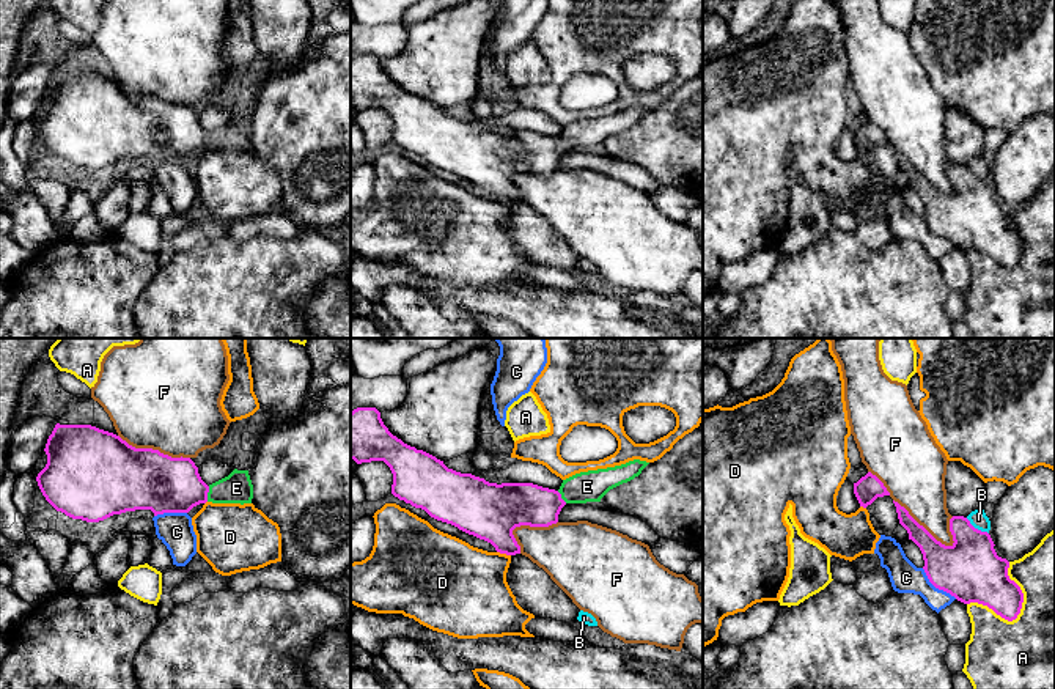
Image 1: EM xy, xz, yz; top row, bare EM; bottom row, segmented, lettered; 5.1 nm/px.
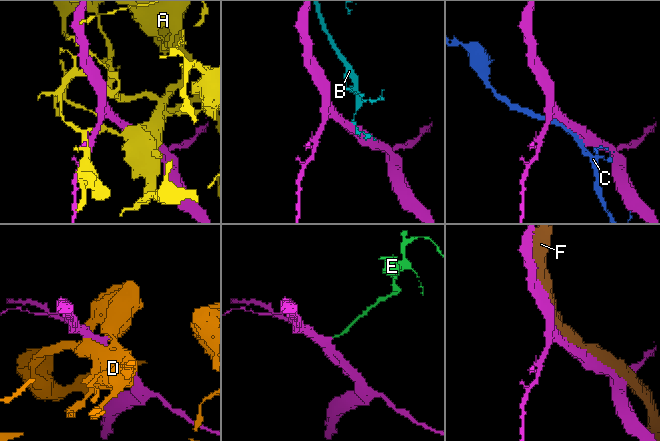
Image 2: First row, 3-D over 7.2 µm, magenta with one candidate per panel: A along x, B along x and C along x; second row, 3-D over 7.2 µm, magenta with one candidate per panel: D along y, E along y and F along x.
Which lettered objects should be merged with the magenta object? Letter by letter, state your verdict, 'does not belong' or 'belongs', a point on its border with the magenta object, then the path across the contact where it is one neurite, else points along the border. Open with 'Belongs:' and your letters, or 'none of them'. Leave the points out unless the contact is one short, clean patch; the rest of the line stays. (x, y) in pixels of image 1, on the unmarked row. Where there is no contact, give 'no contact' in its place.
Belongs: E
A: does not belong; contact yz (1019, 260)
B: does not belong; contact yz (977, 176); border yz (966, 165), (988, 181)
C: does not belong; contact yz (937, 235)
D: does not belong; contact xz (503, 200)
E: belongs; contact xy (206, 142); way xy (161, 131), (206, 142), (236, 136)
F: does not belong; contact yz (922, 173)

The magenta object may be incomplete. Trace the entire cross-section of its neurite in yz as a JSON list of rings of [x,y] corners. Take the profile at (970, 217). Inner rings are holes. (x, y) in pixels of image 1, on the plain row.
[[[895,149],[899,171],[907,178],[912,187],[921,198],[925,208],[925,220],[929,230],[964,252],[978,250],[992,256],[1002,266],[1013,269],[1017,266],[1024,250],[1020,234],[1009,227],[1009,209],[997,203],[994,189],[987,179],[975,176],[964,164],[950,167],[950,179],[953,192],[945,193],[937,189],[923,173],[920,173],[909,159]]]

